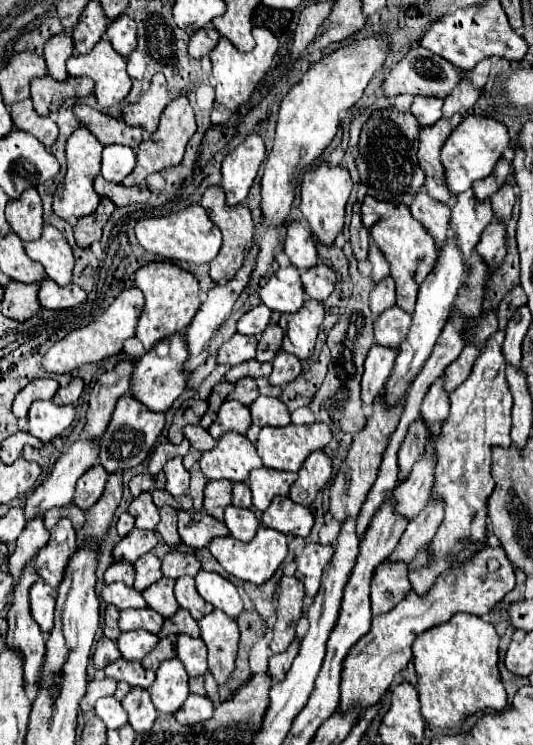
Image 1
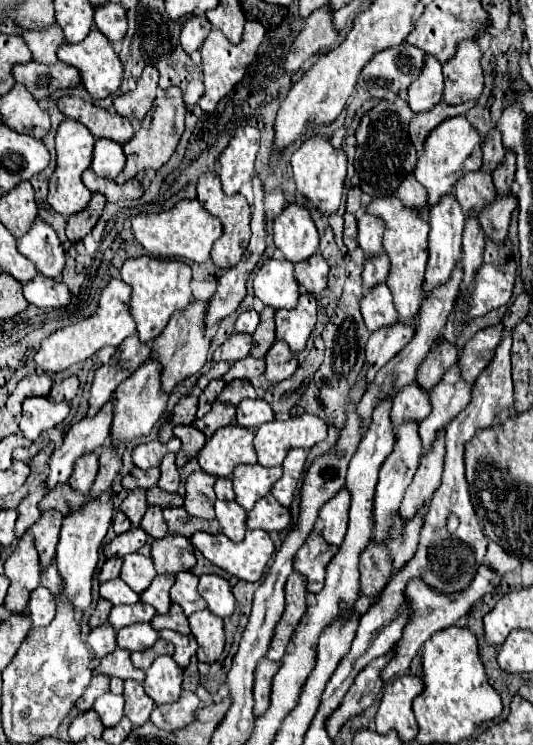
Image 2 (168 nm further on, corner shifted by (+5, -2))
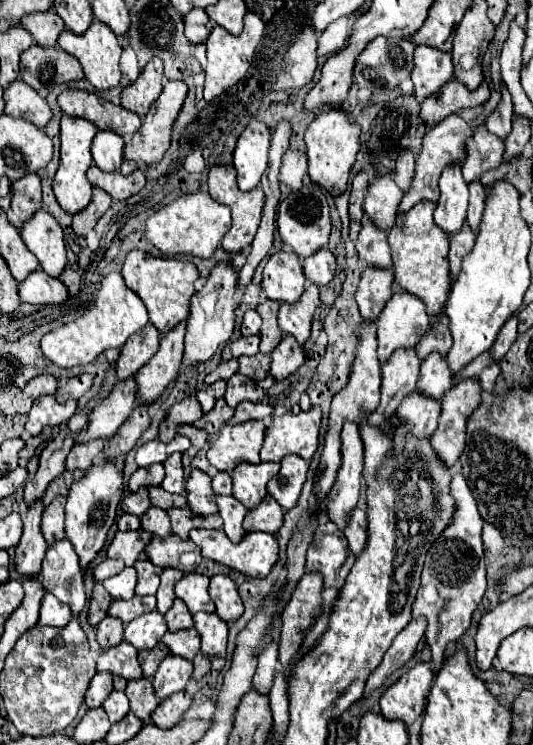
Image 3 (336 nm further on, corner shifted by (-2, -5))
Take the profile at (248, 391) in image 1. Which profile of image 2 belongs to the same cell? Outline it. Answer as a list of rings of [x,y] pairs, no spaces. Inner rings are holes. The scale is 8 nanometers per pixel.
[[[234,379],[232,383],[226,383],[224,391],[218,397],[218,401],[230,405],[238,405],[242,399],[256,399],[256,389],[246,379]]]

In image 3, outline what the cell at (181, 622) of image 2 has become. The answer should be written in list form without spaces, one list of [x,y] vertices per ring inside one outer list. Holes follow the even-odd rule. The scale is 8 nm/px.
[[[179,598],[175,600],[173,608],[165,614],[165,620],[167,620],[167,626],[171,632],[183,630],[183,628],[193,628],[193,618],[191,618],[185,602],[181,602]]]

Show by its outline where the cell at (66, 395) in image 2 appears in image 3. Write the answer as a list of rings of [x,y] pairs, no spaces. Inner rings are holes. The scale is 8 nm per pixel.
[[[79,374],[75,378],[69,378],[65,380],[57,392],[55,392],[55,398],[59,402],[67,402],[67,400],[79,400],[89,388],[91,388],[91,382],[93,382],[93,376],[91,374]]]

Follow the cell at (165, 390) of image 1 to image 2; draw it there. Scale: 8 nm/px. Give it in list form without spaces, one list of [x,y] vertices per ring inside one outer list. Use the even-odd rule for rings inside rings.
[[[192,301],[184,311],[176,311],[168,323],[168,327],[162,331],[162,335],[154,341],[152,347],[152,359],[162,363],[162,389],[170,393],[180,379],[186,379],[194,373],[198,373],[204,363],[210,349],[210,339],[206,337],[206,305]]]

